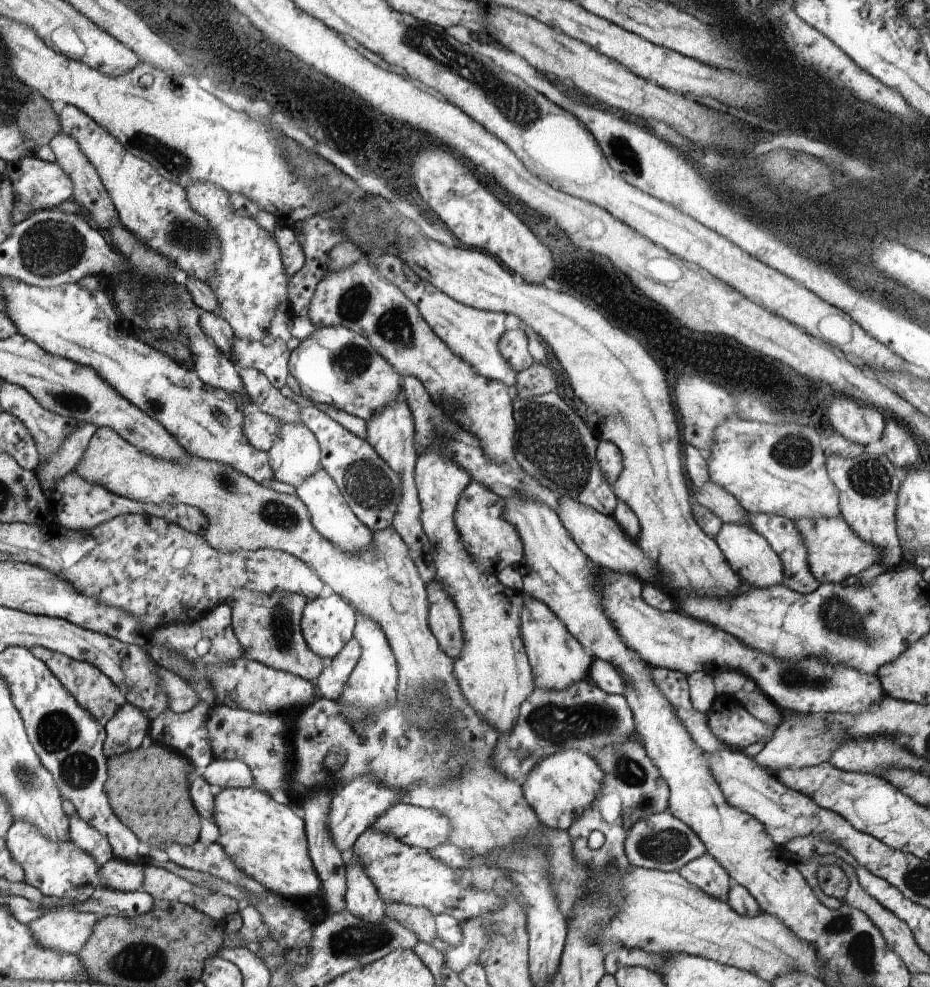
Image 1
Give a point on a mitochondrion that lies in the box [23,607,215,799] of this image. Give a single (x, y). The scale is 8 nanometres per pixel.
(58, 731)

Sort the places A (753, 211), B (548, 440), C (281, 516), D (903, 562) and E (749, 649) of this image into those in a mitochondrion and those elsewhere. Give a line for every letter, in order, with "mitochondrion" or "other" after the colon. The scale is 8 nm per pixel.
A: other
B: mitochondrion
C: mitochondrion
D: other
E: other

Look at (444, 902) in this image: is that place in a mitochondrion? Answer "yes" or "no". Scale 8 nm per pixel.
no

